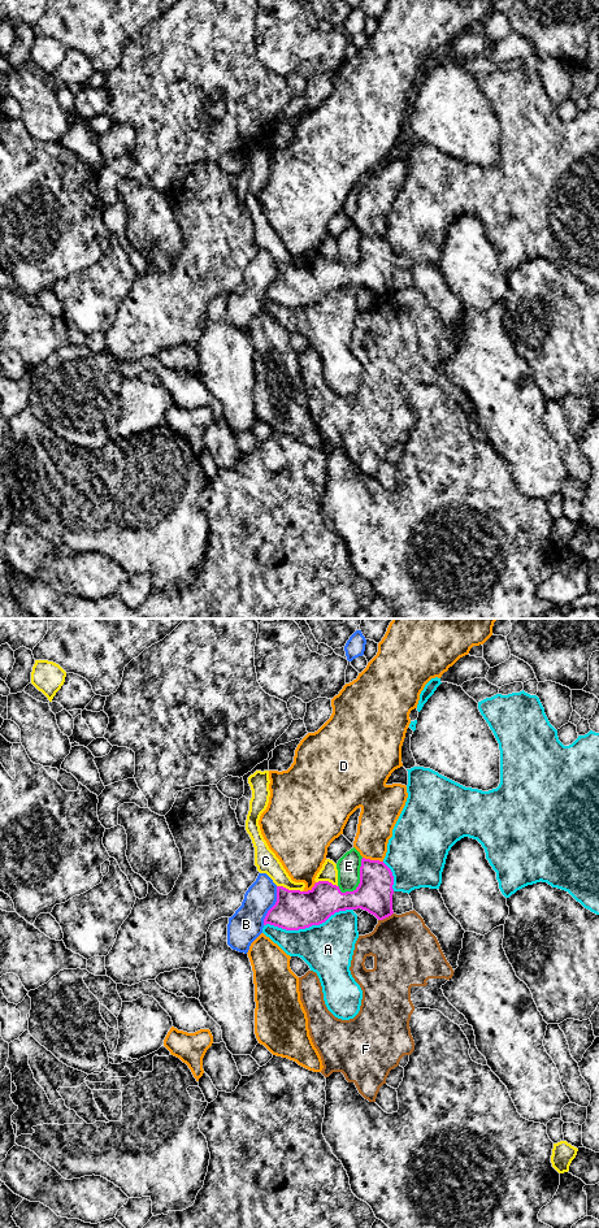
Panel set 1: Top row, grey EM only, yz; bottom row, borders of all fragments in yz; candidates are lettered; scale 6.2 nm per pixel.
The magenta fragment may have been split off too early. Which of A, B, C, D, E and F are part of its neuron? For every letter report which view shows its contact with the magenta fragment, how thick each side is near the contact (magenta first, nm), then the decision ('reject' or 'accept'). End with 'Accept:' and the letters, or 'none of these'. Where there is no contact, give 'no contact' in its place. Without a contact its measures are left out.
A: contact in yz; calibres 240 and 320 nm; reject
B: contact in yz; calibres 240 and 200 nm; reject
C: contact in yz; calibres 240 and 140 nm; reject
D: contact in yz; calibres 220 and 220 nm; reject
E: contact in yz; calibres 220 and 140 nm; reject
F: contact in yz; calibres 220 and 400 nm; reject
Accept: none of these

